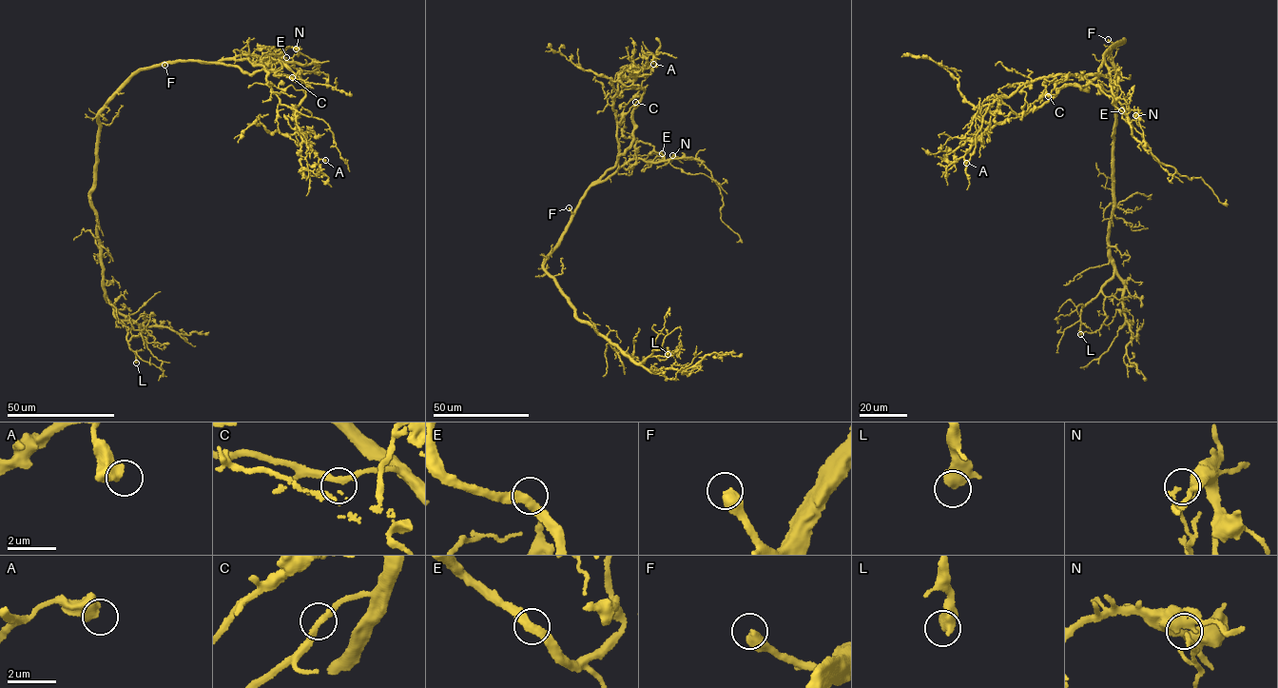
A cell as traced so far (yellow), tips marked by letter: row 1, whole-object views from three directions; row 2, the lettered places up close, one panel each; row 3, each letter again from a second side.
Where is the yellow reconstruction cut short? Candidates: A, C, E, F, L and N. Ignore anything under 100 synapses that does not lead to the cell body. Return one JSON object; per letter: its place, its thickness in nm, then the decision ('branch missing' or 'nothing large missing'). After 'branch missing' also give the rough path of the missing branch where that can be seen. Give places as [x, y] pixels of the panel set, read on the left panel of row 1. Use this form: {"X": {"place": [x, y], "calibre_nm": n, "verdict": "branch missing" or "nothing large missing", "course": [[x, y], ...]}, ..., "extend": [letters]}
{"A": {"place": [325, 160], "calibre_nm": 600, "verdict": "nothing large missing"}, "C": {"place": [292, 77], "calibre_nm": 240, "verdict": "nothing large missing"}, "E": {"place": [286, 57], "calibre_nm": 340, "verdict": "nothing large missing"}, "F": {"place": [164, 65], "calibre_nm": 500, "verdict": "branch missing", "course": [[164, 65], [166, 50], [161, 45], [123, 45], [118, 34], [101, 18], [68, 12]]}, "L": {"place": [136, 363], "calibre_nm": 600, "verdict": "nothing large missing"}, "N": {"place": [296, 49], "calibre_nm": 280, "verdict": "nothing large missing"}, "extend": ["F"]}

